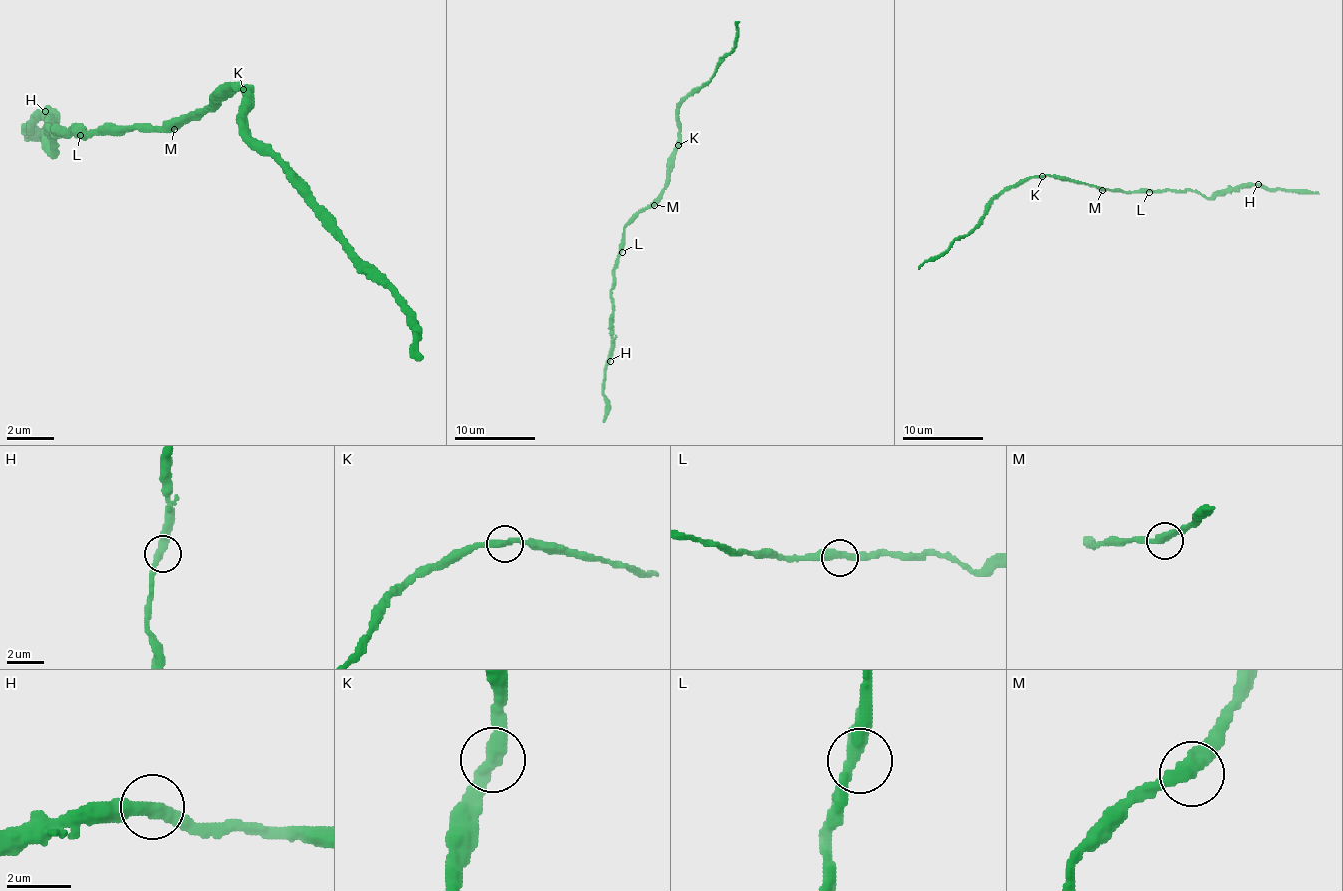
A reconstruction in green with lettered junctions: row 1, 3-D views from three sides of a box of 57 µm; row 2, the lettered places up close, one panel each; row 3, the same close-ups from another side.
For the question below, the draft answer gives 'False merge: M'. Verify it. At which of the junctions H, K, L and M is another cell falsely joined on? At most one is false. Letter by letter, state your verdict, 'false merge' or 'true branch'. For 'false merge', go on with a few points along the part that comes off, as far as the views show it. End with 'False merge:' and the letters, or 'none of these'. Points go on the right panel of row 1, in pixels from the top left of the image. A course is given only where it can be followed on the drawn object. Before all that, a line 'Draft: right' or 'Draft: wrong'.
Draft: wrong
H: true branch
K: true branch
L: true branch
M: true branch
False merge: none of these

